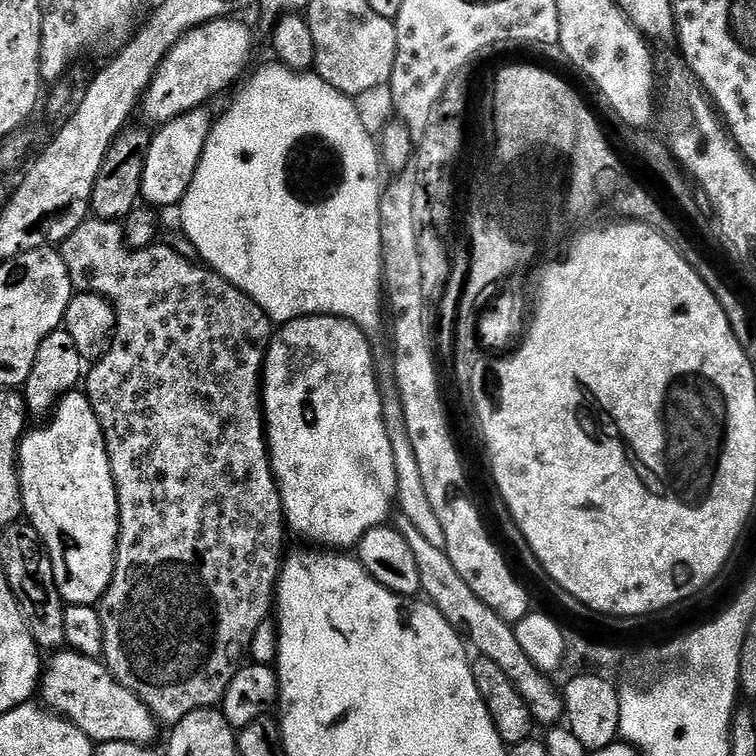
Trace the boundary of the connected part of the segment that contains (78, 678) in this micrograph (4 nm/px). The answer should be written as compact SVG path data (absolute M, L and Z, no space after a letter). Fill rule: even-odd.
M63 651L49 664L47 661L43 669L43 703L53 713L68 719L72 724L77 724L94 742L148 742L157 728L152 711L130 689L118 683L116 677L109 672L107 663L91 656L81 656L79 652Z

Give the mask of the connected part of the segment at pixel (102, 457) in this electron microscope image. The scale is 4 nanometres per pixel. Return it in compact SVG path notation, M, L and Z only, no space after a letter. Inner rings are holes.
M73 390L60 400L54 409L54 415L51 417L51 419L53 418L52 424L46 425L45 428L36 428L33 432L32 429L25 431L18 453L18 471L20 473L20 493L24 496L23 515L32 523L34 530L38 530L38 534L43 540L58 542L58 562L66 556L66 562L68 562L66 578L70 582L76 582L76 604L96 606L99 605L105 590L110 586L112 575L116 569L116 542L120 538L120 494L116 490L116 483L112 477L106 433L102 430L100 420L96 417L96 411L92 408L91 399L84 394L79 396L78 393L79 391Z

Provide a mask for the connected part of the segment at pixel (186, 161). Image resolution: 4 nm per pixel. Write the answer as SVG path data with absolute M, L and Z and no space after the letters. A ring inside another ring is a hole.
M198 107L159 125L160 133L151 139L142 176L140 190L145 201L148 199L160 208L168 208L171 204L176 206L183 201L200 166L207 138L212 132L213 117L208 117L204 111L203 107Z

